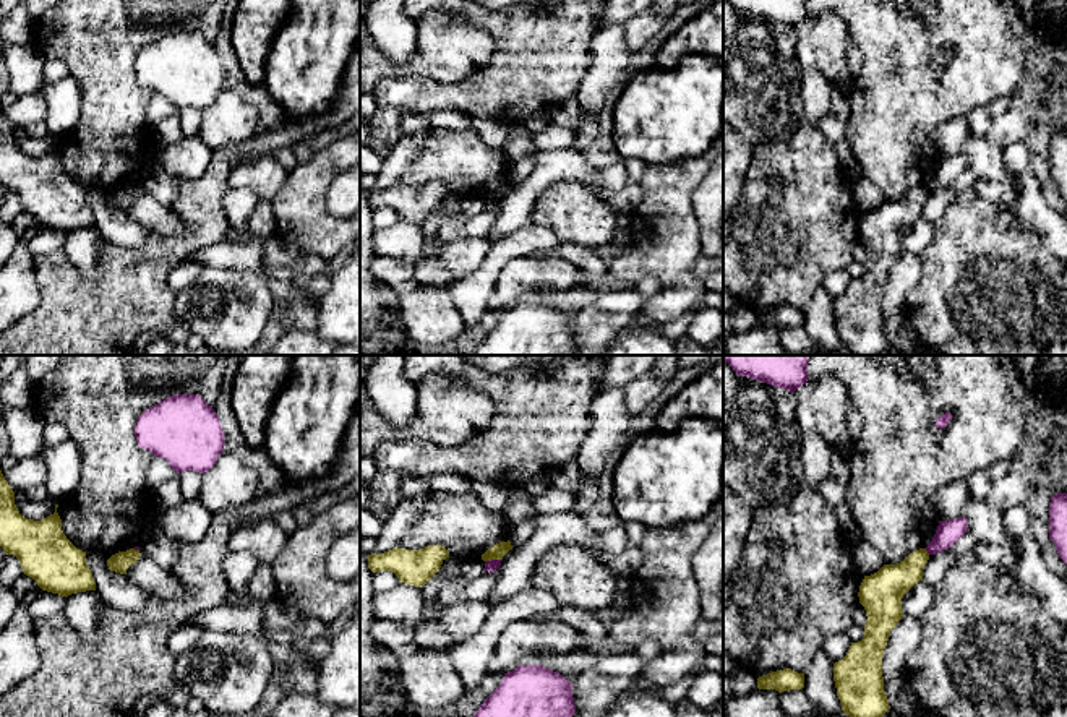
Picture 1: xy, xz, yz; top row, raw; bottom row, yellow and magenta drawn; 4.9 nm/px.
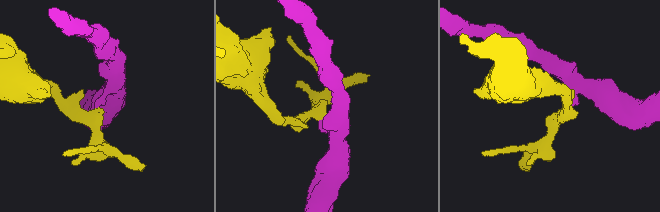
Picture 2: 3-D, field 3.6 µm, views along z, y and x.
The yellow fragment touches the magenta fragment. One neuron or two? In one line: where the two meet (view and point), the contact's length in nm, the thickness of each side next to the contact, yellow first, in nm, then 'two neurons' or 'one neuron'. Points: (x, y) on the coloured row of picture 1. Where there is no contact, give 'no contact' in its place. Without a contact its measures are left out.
xz (493, 558) | 90 nm | 80/60 nm | two neurons

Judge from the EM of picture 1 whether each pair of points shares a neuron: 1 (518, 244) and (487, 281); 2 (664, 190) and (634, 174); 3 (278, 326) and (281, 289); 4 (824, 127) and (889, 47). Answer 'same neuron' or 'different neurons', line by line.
1: same neuron
2: different neurons
3: same neuron
4: different neurons

